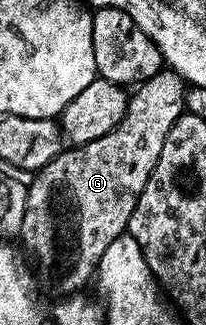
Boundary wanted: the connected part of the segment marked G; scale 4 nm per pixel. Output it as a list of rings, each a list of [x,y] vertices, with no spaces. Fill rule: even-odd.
[[[169,68],[159,70],[156,76],[152,76],[146,82],[141,83],[141,85],[133,91],[135,94],[131,93],[129,95],[126,104],[126,114],[120,120],[120,124],[116,124],[116,128],[112,128],[112,132],[108,132],[104,136],[100,136],[96,140],[92,140],[83,146],[63,149],[62,153],[57,154],[56,157],[54,157],[45,168],[43,168],[43,170],[37,171],[37,173],[31,177],[34,179],[31,181],[29,180],[27,185],[27,204],[24,207],[24,218],[20,231],[20,239],[22,238],[23,246],[21,246],[21,249],[29,255],[32,262],[32,257],[34,257],[35,263],[33,262],[33,265],[36,267],[36,270],[36,265],[38,265],[39,270],[37,270],[37,273],[41,275],[44,282],[44,277],[46,277],[47,284],[50,285],[52,289],[59,290],[57,292],[59,295],[69,296],[85,291],[87,289],[85,286],[88,285],[89,282],[91,285],[92,279],[95,277],[100,260],[104,256],[104,251],[108,249],[108,244],[112,244],[112,240],[116,240],[116,236],[127,233],[132,212],[136,208],[136,204],[140,200],[140,196],[144,192],[144,188],[148,184],[152,172],[156,168],[156,160],[160,160],[160,148],[164,148],[164,140],[168,140],[168,132],[172,128],[172,124],[176,124],[176,120],[186,110],[187,89],[187,83],[182,81],[181,75],[175,72],[175,70]]]

